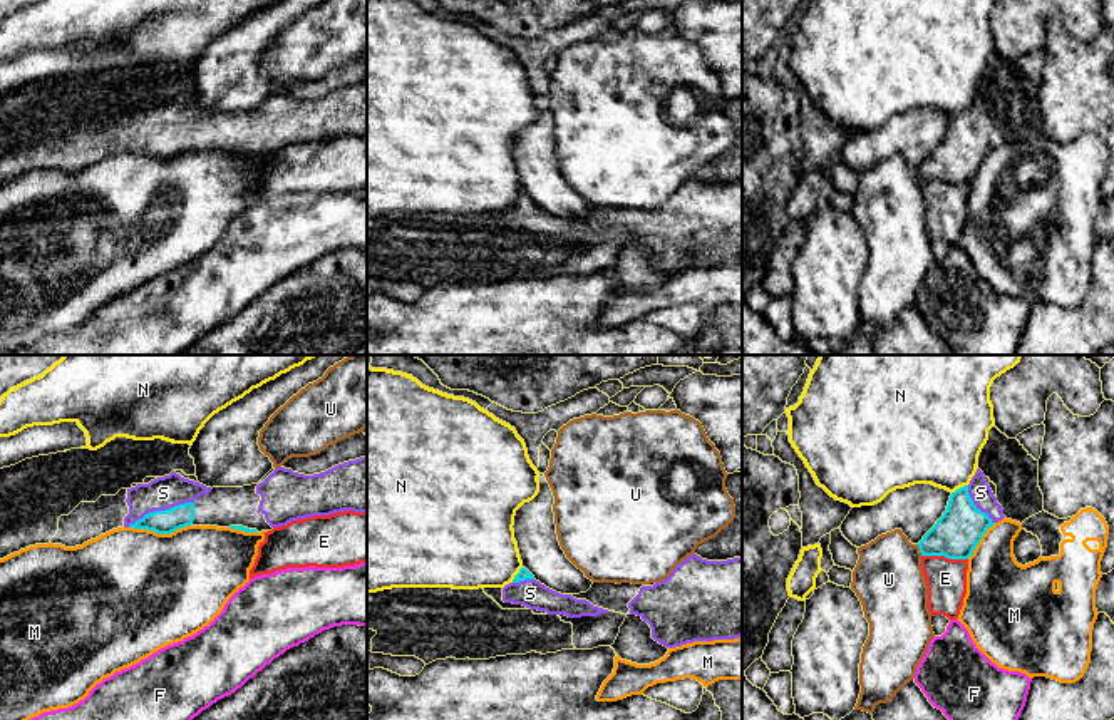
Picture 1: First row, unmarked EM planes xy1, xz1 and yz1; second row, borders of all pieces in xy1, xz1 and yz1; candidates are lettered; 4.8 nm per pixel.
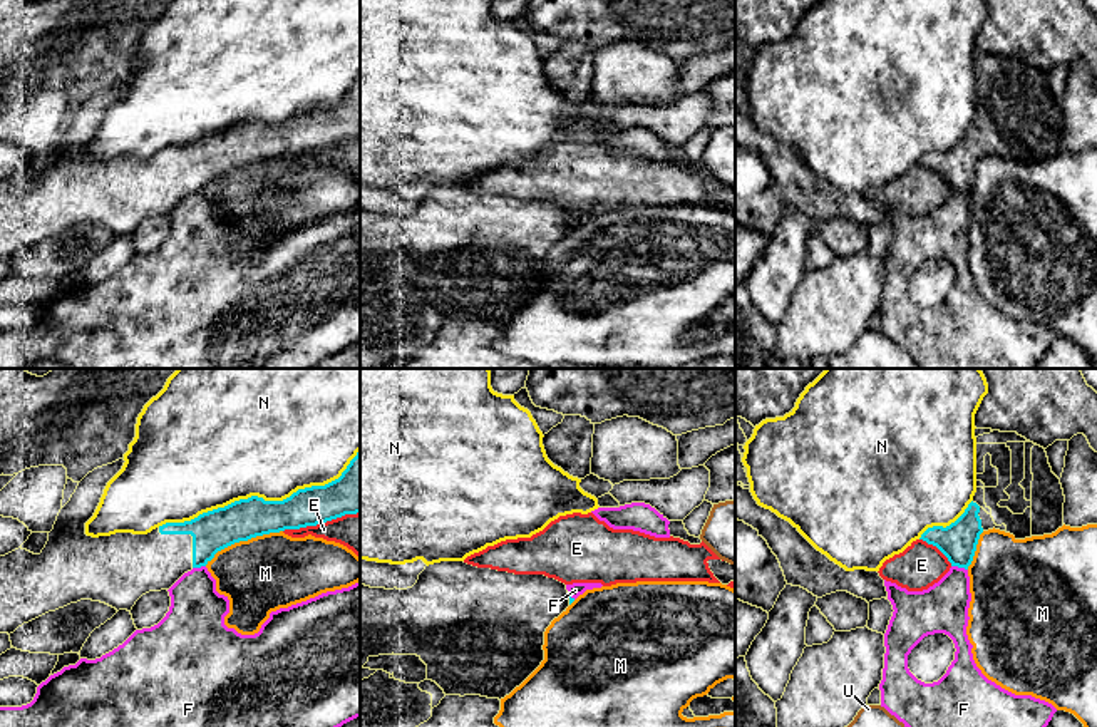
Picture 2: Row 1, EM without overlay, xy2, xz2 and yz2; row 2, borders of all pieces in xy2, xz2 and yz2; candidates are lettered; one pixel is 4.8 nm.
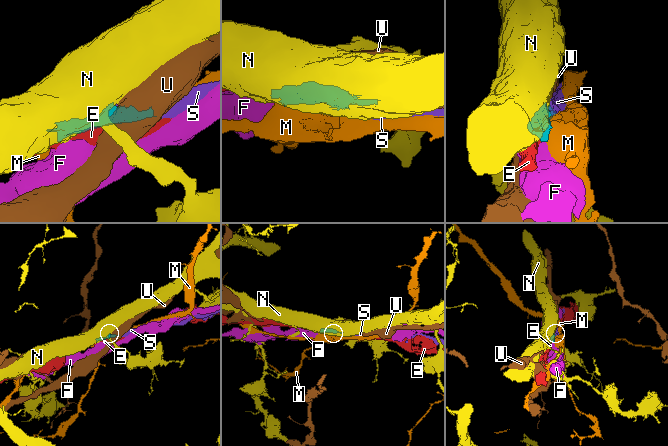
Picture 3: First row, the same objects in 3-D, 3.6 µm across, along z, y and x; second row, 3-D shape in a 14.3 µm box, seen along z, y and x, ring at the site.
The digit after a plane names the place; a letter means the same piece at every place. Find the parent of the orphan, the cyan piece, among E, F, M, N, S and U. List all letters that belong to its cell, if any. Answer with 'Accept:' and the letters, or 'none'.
Accept: S

